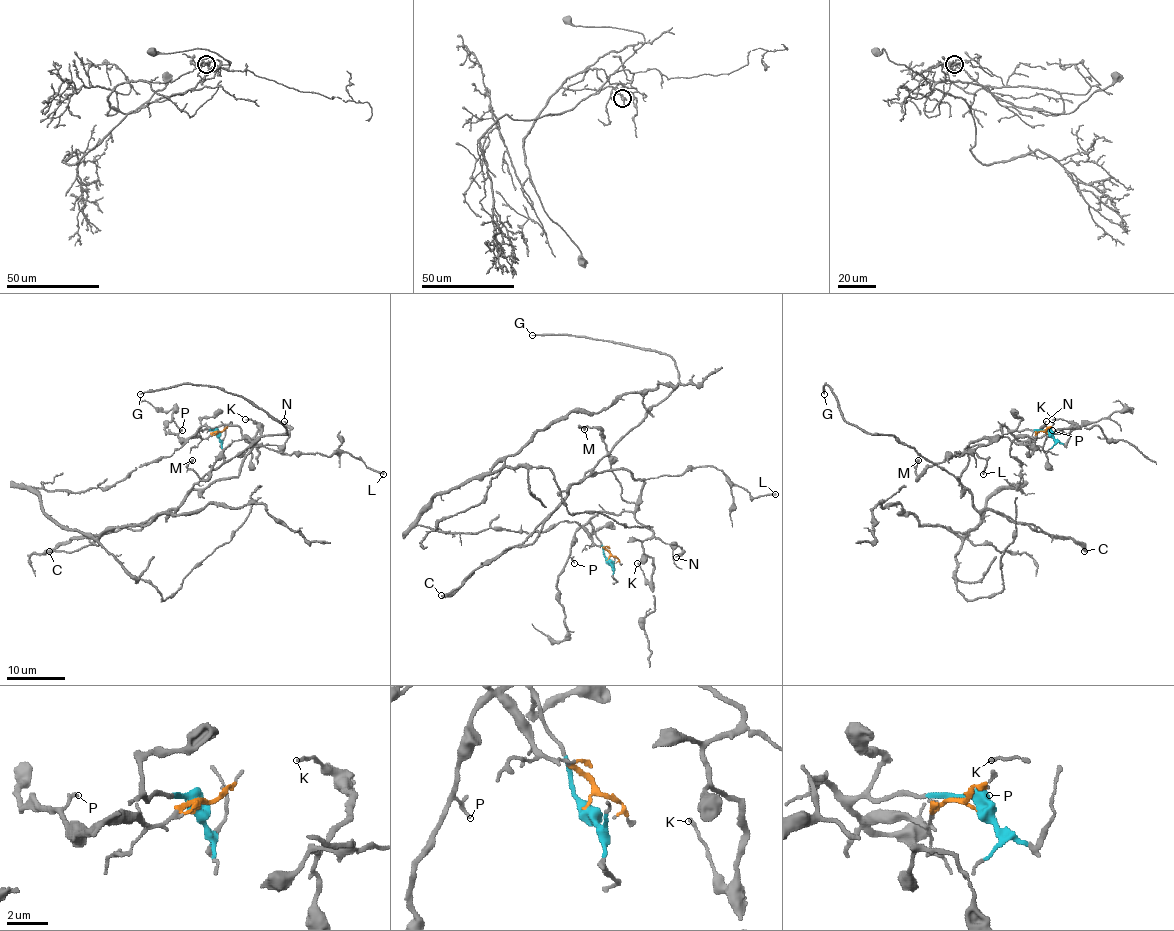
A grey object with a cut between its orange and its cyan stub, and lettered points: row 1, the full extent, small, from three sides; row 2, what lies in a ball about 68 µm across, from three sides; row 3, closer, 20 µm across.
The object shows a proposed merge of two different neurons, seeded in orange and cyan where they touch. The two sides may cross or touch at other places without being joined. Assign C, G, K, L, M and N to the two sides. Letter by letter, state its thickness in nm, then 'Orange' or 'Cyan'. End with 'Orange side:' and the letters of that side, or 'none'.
C: Thickness 360 nm. Cyan
G: Thickness 130 nm. Cyan
K: Thickness 150 nm. Cyan
L: Thickness 200 nm. Cyan
M: Thickness 280 nm. Cyan
N: Thickness 180 nm. Cyan
Orange side: none

